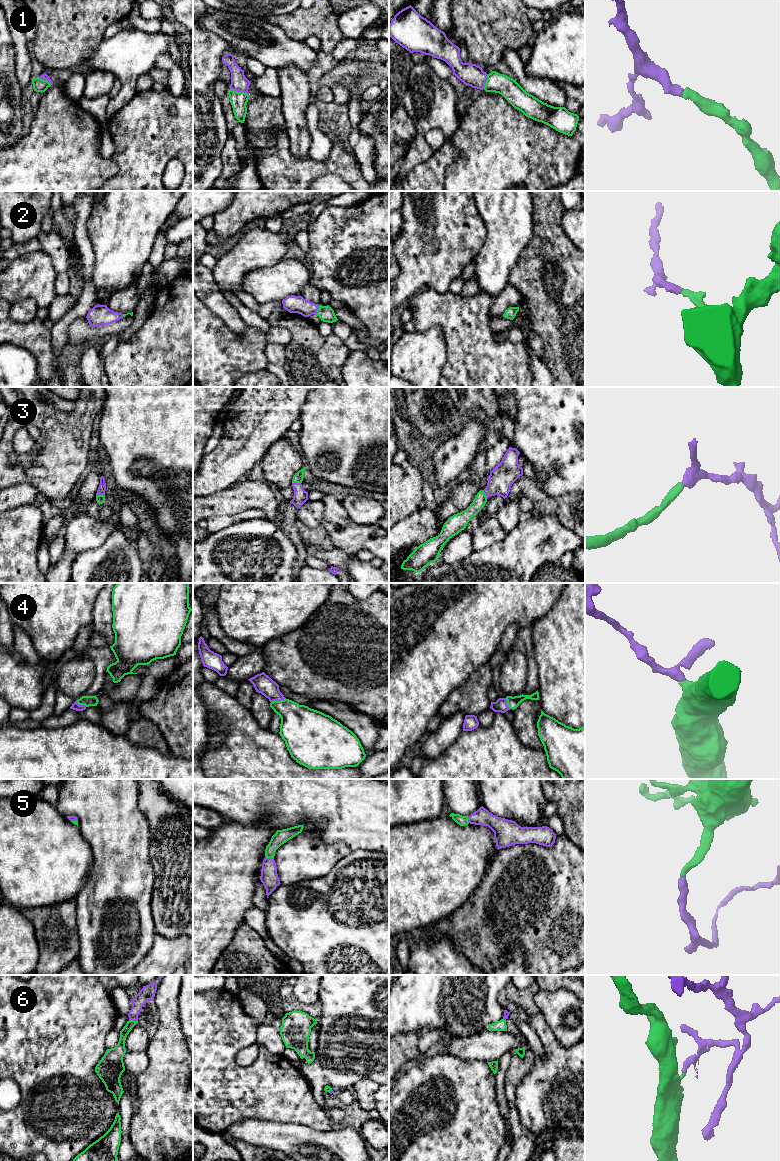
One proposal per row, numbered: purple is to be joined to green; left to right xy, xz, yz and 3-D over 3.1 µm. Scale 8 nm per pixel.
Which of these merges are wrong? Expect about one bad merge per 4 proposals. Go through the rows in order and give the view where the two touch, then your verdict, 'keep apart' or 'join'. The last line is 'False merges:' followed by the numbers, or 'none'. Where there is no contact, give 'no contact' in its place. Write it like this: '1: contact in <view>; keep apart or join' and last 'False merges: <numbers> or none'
1: contact in xz; join
2: contact in xz; join
3: contact in xy; join
4: contact in xz; join
5: contact in xz; join
6: contact in xy; keep apart
False merges: 6

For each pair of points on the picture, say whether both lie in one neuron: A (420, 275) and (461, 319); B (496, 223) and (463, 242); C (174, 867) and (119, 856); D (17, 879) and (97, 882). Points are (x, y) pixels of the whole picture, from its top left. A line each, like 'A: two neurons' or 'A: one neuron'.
A: two neurons
B: two neurons
C: two neurons
D: two neurons

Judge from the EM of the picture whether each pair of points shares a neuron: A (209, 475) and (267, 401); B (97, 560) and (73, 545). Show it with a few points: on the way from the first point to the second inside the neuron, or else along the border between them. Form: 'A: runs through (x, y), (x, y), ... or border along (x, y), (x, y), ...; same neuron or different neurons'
A: runs through (227, 457), (246, 438), (251, 424), (256, 419); same neuron
B: border along (105, 541), (95, 548), (85, 550), (76, 555); different neurons

